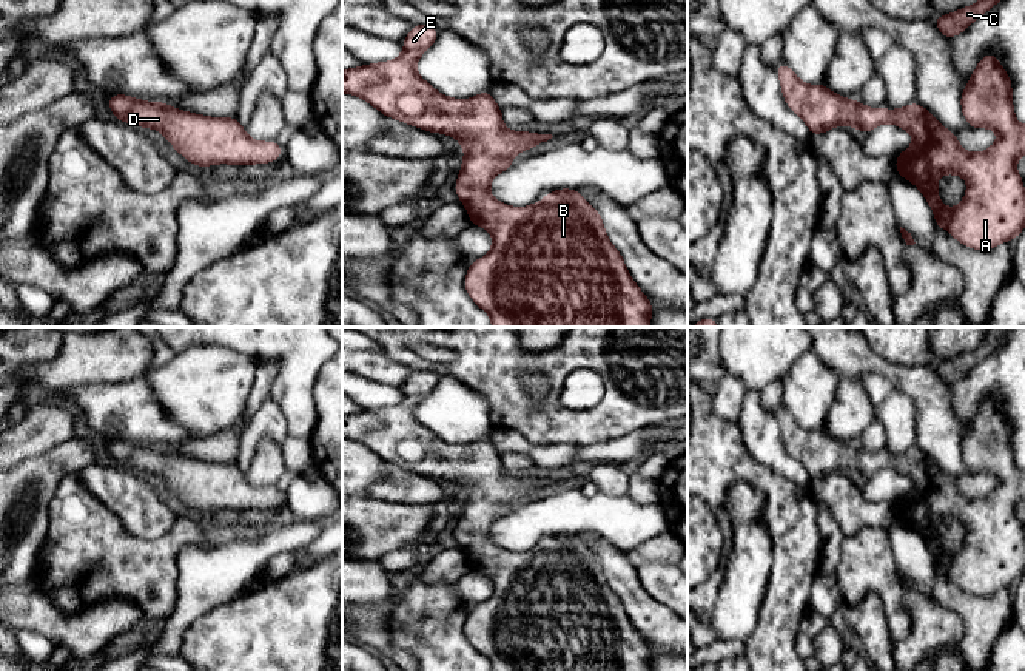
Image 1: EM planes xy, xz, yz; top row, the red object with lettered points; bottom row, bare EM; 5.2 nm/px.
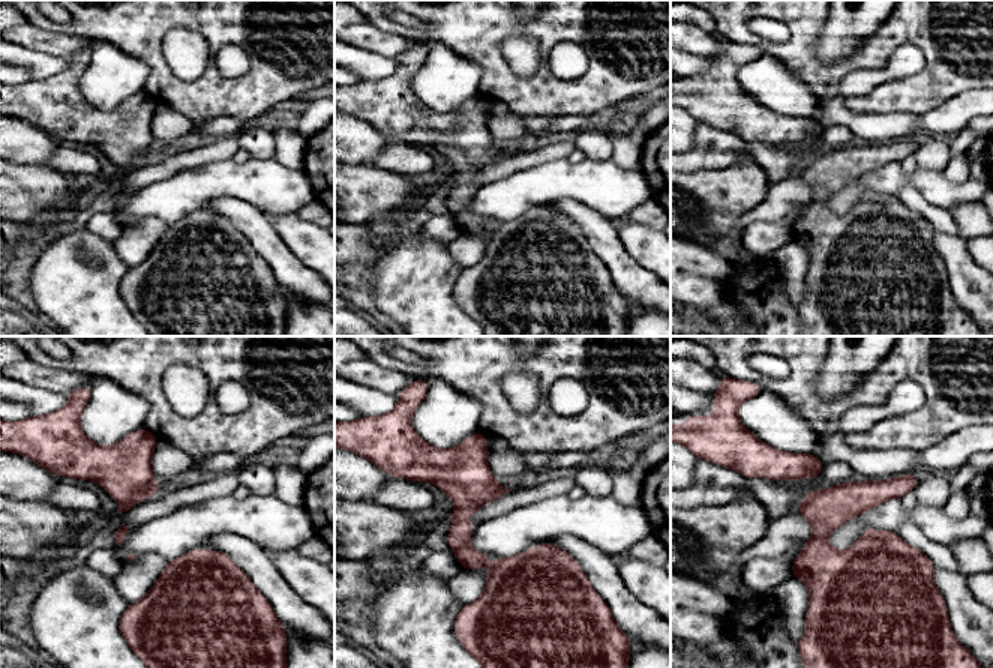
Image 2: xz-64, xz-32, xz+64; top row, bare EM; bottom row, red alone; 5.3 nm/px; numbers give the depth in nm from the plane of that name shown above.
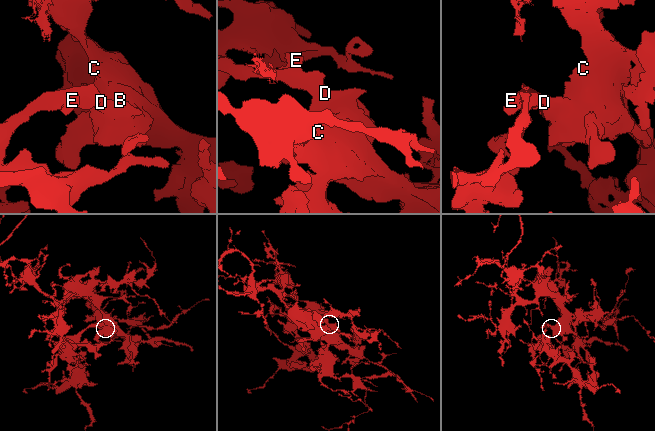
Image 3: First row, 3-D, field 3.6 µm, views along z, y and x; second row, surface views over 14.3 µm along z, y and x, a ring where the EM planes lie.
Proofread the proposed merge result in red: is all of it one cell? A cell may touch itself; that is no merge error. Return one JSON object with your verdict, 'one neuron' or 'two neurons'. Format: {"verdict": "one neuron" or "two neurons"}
{"verdict": "one neuron"}

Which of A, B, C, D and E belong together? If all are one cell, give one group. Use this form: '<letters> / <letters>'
A B C D E

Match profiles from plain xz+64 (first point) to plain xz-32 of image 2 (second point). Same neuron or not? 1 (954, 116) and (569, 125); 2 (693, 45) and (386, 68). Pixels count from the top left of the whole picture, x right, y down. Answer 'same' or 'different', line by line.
1: same
2: different

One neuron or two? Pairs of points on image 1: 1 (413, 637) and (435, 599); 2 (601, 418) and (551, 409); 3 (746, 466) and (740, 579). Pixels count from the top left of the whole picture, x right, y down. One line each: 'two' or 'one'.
1: one
2: one
3: two

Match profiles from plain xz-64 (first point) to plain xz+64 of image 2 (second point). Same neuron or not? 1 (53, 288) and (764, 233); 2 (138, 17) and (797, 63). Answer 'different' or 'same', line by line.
1: different
2: same

